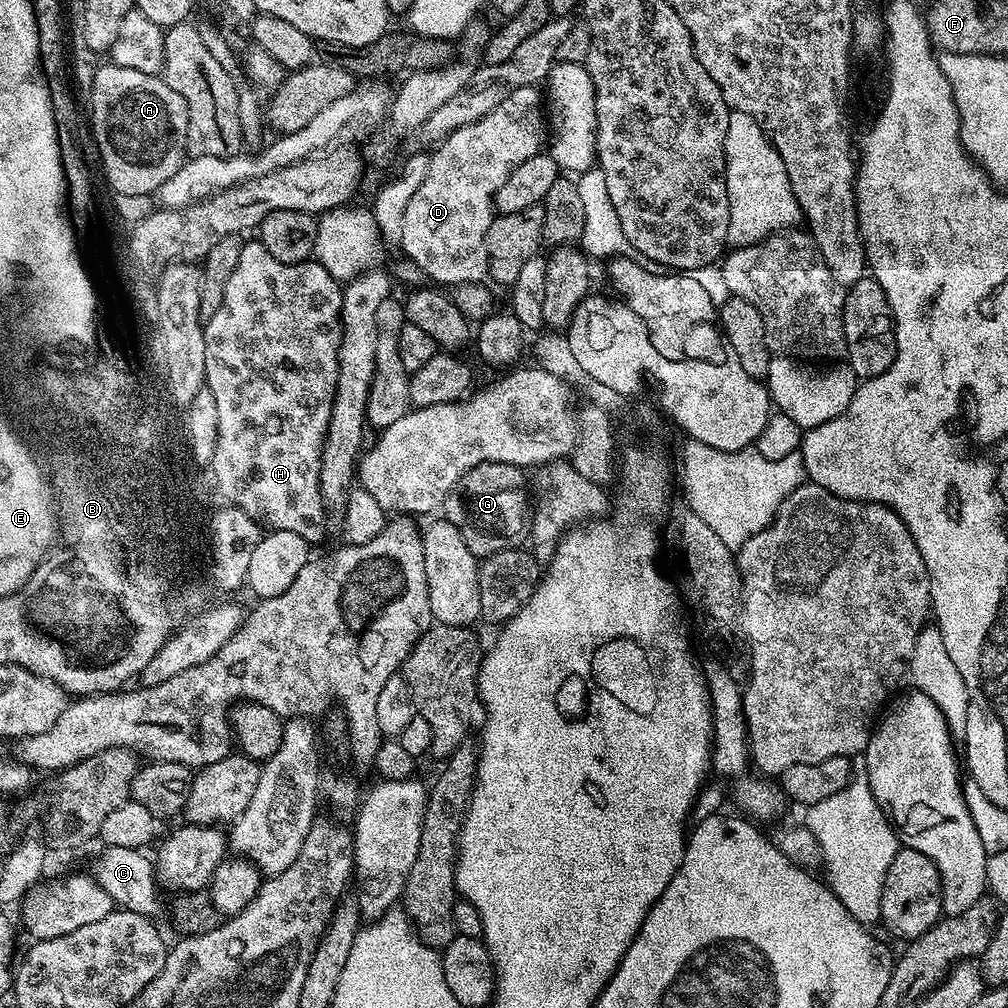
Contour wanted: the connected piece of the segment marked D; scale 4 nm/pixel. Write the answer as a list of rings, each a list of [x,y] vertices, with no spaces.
[[[522,86],[508,98],[490,110],[485,117],[462,126],[440,141],[436,153],[431,153],[422,186],[414,190],[414,198],[406,206],[402,221],[402,238],[399,247],[404,247],[404,256],[416,264],[425,277],[440,286],[452,284],[478,284],[488,276],[486,234],[494,219],[494,197],[506,182],[508,175],[522,162],[541,155],[546,144],[546,112],[542,107],[542,92],[536,86]]]

